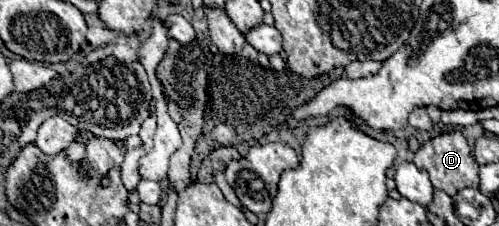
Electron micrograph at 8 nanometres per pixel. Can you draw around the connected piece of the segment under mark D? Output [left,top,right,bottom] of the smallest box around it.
[414,131,478,195]

